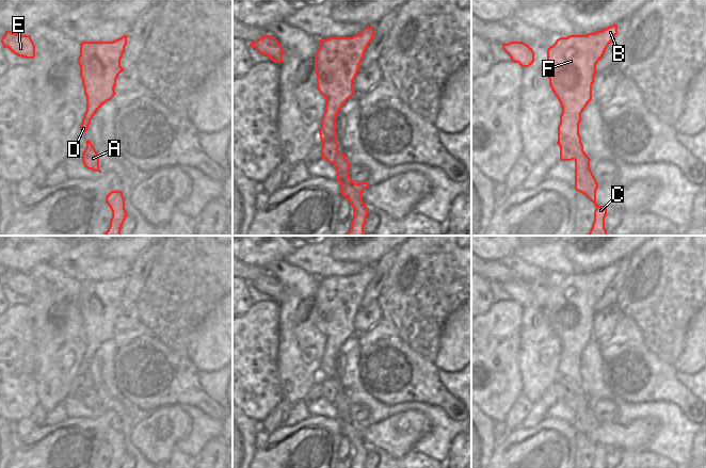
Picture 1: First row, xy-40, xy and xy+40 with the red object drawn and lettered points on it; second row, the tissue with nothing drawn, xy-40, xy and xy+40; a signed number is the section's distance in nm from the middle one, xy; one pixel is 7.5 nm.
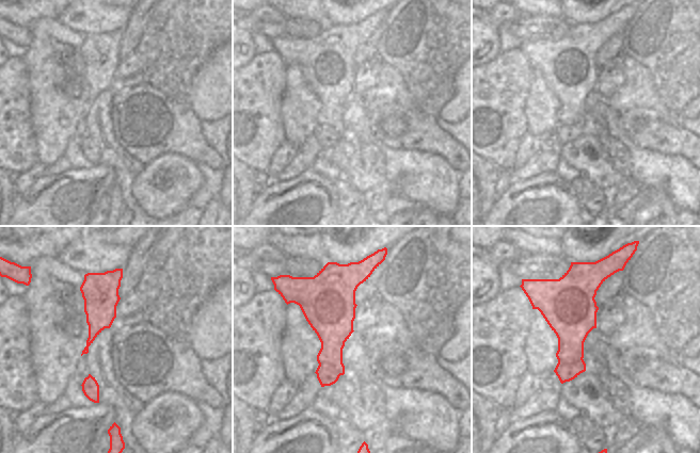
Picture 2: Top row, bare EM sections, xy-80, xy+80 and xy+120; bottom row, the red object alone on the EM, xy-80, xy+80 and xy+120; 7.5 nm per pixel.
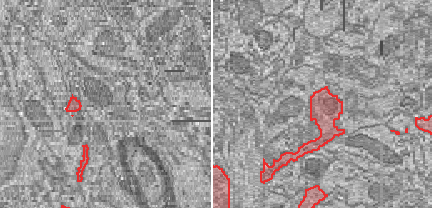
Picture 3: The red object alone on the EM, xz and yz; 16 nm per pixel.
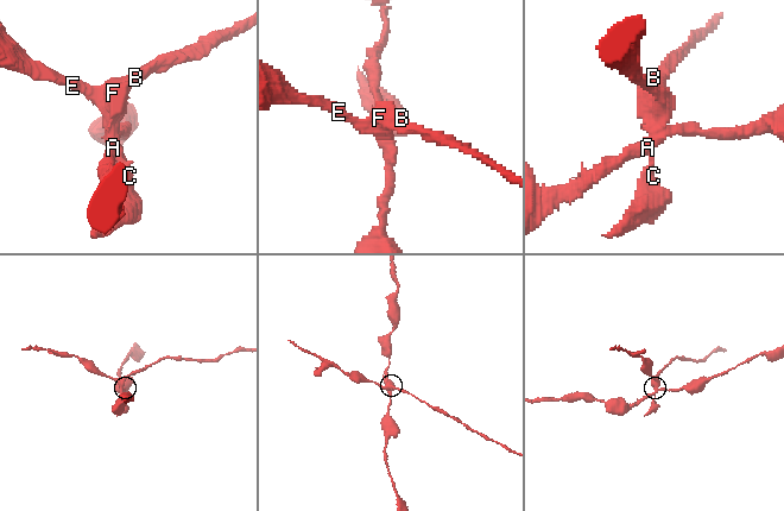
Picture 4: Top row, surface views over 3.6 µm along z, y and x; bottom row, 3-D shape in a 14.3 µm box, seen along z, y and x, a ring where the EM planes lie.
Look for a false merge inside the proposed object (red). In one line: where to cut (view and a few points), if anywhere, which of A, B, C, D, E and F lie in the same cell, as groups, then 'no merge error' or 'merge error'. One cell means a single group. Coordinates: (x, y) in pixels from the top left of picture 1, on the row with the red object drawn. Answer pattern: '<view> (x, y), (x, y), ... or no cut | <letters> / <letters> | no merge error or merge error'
xy+40 (558, 136), (564, 136), (577, 148), (574, 159) | A / B C D E F | merge error

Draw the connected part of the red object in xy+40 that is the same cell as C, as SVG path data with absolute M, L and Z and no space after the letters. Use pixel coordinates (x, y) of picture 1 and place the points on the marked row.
M617 25L587 35L560 37L547 49L547 77L558 98L562 113L558 138L565 138L578 149L575 156L575 190L582 193L596 209L587 236L607 236L607 208L596 203L598 183L590 168L590 158L583 151L579 124L581 113L592 100L596 64L617 34Z

